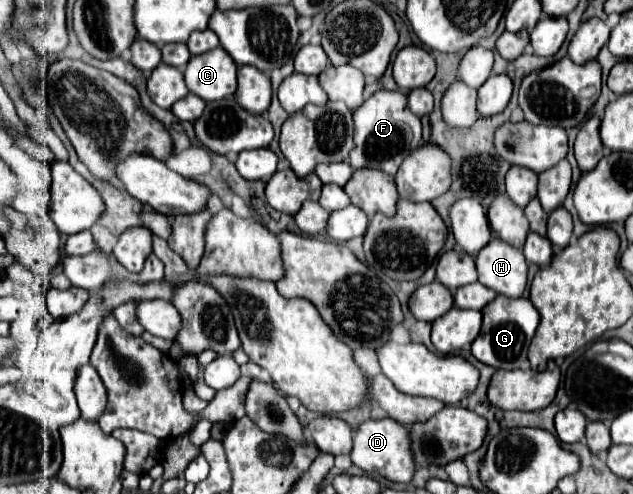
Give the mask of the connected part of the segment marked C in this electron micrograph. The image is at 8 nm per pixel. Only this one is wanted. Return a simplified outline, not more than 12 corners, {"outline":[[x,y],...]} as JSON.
{"outline":[[221,47],[193,55],[185,83],[203,101],[231,97],[237,65]]}

